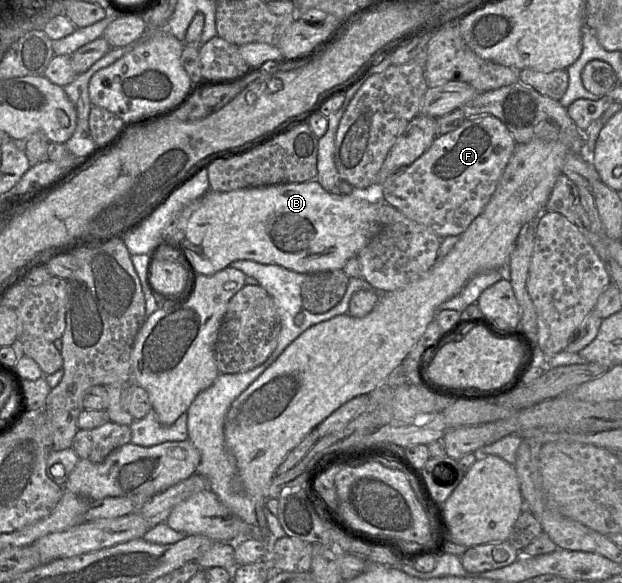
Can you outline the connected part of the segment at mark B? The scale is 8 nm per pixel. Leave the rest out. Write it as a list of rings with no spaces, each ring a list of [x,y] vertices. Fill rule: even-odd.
[[[314,179],[229,192],[209,190],[183,208],[173,224],[167,228],[167,235],[156,244],[181,250],[198,275],[213,275],[236,260],[279,265],[298,273],[311,274],[343,269],[346,262],[357,257],[380,232],[381,227],[378,202],[357,199],[350,194],[329,192]]]

